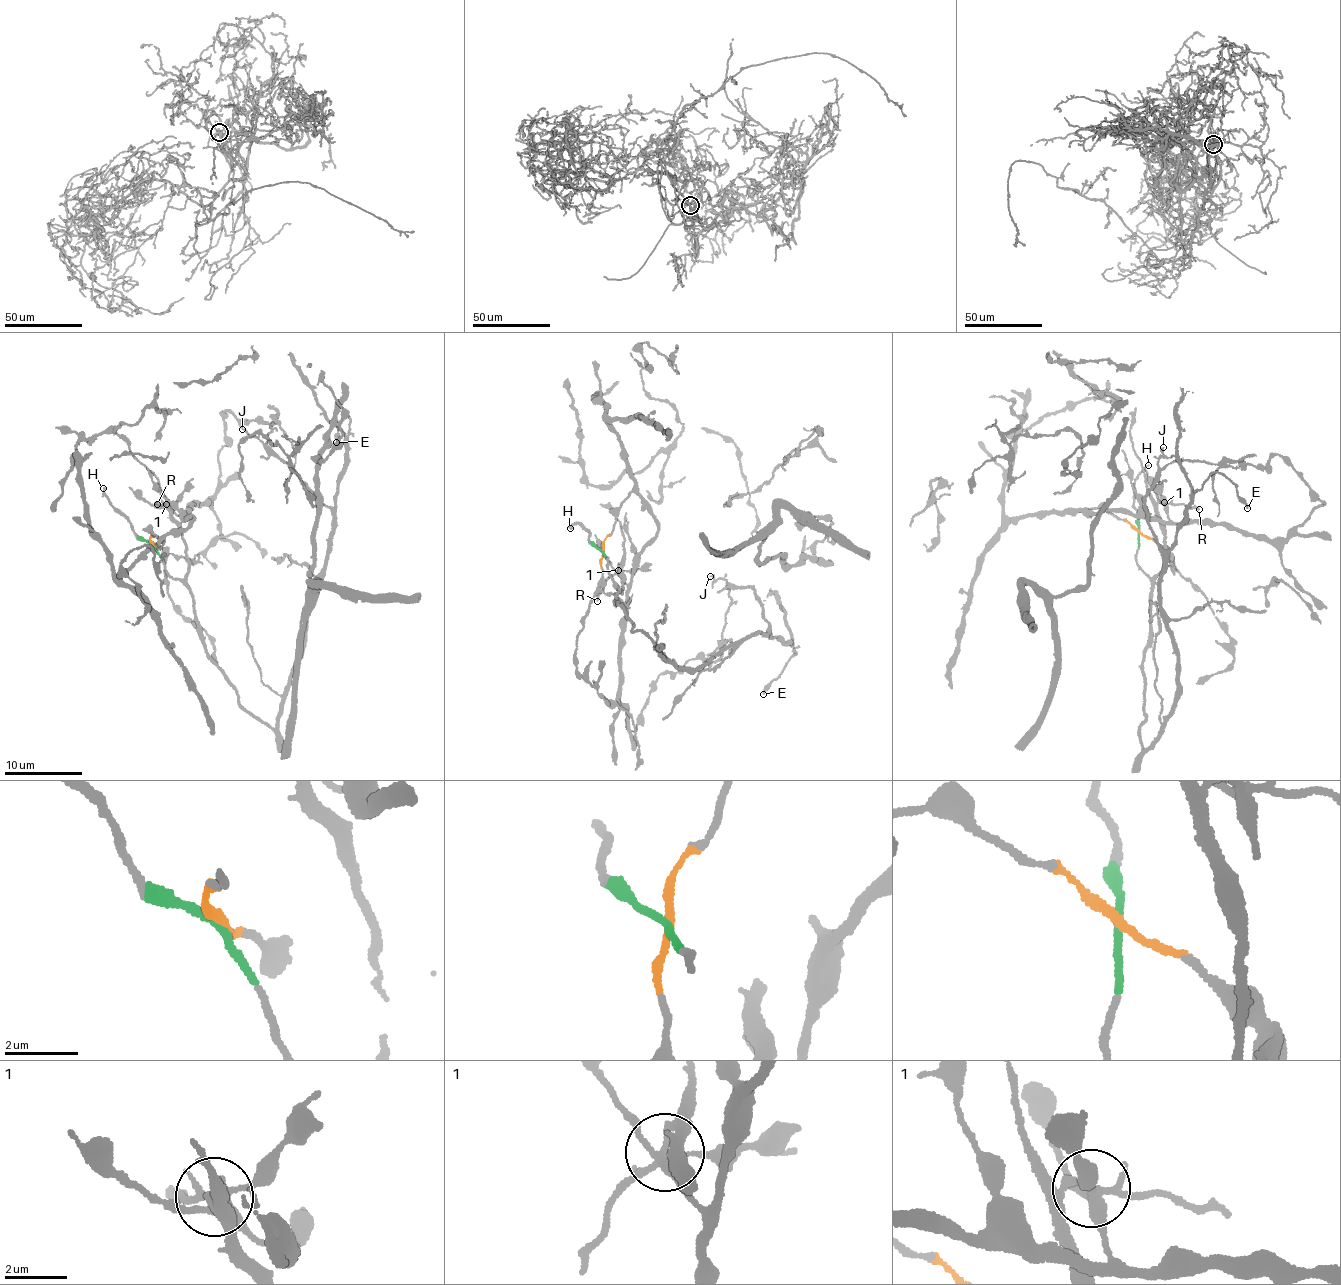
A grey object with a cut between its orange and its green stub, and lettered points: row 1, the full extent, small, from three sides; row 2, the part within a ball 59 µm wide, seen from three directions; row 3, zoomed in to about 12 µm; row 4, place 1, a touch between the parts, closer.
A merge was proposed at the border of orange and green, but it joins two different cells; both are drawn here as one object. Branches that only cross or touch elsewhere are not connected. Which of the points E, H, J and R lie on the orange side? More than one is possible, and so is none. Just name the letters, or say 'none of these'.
none of these

